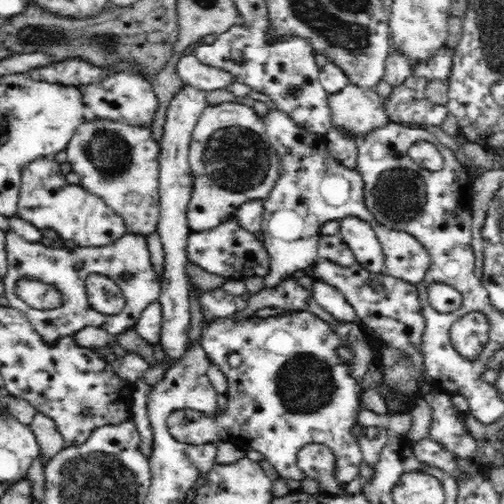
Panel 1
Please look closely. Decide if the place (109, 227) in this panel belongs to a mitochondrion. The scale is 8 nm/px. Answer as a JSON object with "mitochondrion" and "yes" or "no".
{"mitochondrion":"no"}

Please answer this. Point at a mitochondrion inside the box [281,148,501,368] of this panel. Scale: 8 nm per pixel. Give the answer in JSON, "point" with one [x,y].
{"point":[399,194]}

